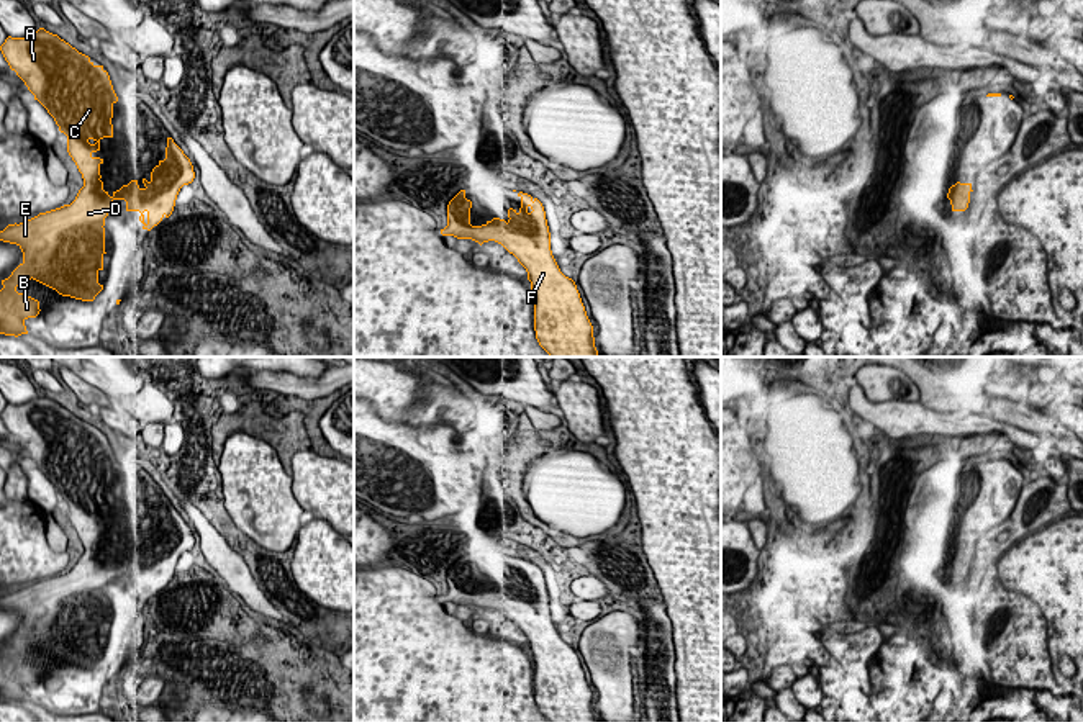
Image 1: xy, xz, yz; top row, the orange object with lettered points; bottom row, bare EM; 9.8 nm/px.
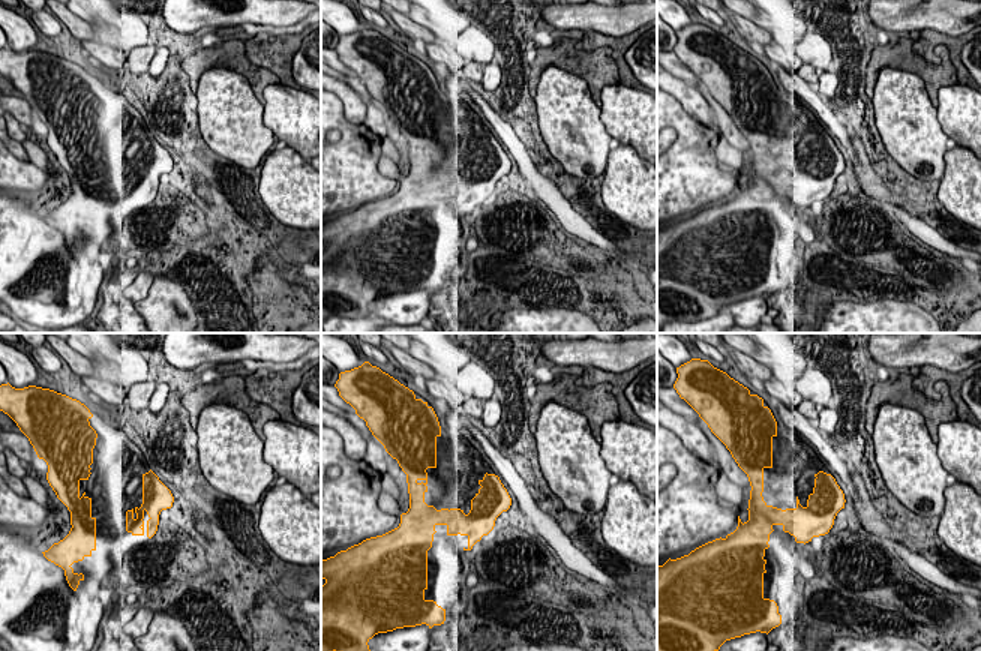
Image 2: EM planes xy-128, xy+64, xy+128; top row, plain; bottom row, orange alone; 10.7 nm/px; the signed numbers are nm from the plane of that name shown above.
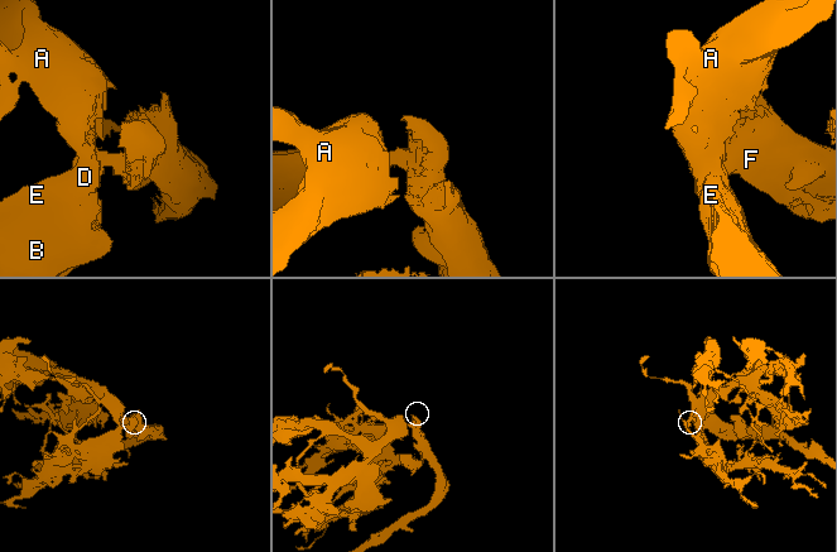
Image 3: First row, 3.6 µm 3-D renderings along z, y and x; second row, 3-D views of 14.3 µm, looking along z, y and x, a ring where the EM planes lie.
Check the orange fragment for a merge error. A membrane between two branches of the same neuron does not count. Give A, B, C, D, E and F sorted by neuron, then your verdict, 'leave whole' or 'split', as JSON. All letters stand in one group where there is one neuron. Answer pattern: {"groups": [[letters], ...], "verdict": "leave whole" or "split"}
{"groups": [["A", "B", "C", "D", "E", "F"]], "verdict": "leave whole"}

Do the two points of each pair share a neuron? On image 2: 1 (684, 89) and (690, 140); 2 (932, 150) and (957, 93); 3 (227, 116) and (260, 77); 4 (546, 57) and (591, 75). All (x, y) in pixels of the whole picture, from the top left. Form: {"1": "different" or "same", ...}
{"1": "different", "2": "different", "3": "different", "4": "same"}

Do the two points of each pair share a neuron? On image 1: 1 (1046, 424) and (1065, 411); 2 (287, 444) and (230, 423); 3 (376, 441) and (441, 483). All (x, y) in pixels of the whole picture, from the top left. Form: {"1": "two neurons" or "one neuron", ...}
{"1": "two neurons", "2": "one neuron", "3": "one neuron"}

